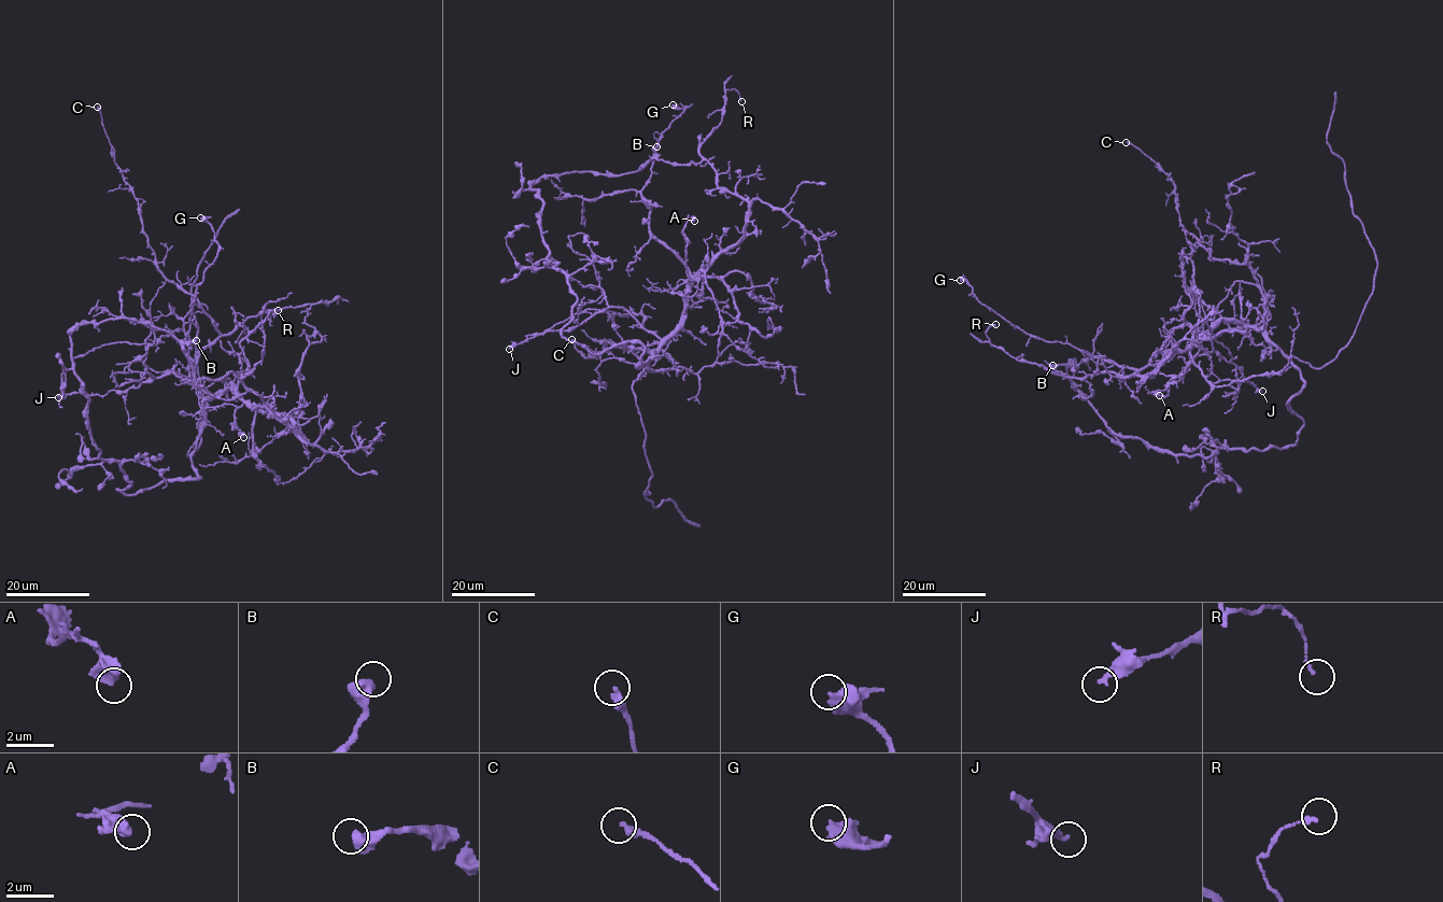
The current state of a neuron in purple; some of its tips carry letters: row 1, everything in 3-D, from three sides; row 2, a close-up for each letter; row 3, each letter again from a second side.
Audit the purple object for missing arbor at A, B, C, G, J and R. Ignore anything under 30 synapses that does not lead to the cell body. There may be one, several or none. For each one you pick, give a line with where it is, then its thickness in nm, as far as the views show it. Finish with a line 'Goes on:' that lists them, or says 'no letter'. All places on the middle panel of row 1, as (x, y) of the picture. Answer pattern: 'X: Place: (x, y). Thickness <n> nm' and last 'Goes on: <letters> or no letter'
Goes on: no letter

